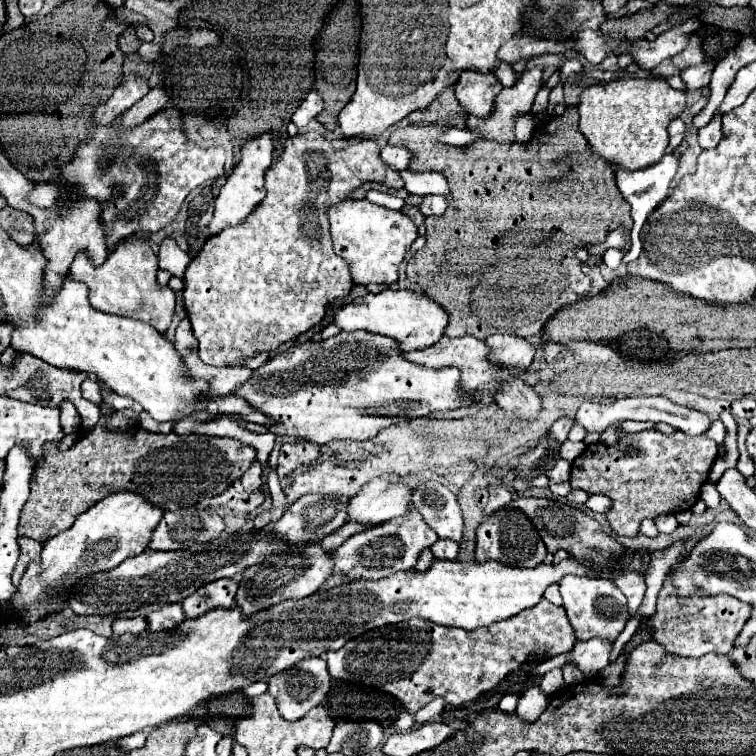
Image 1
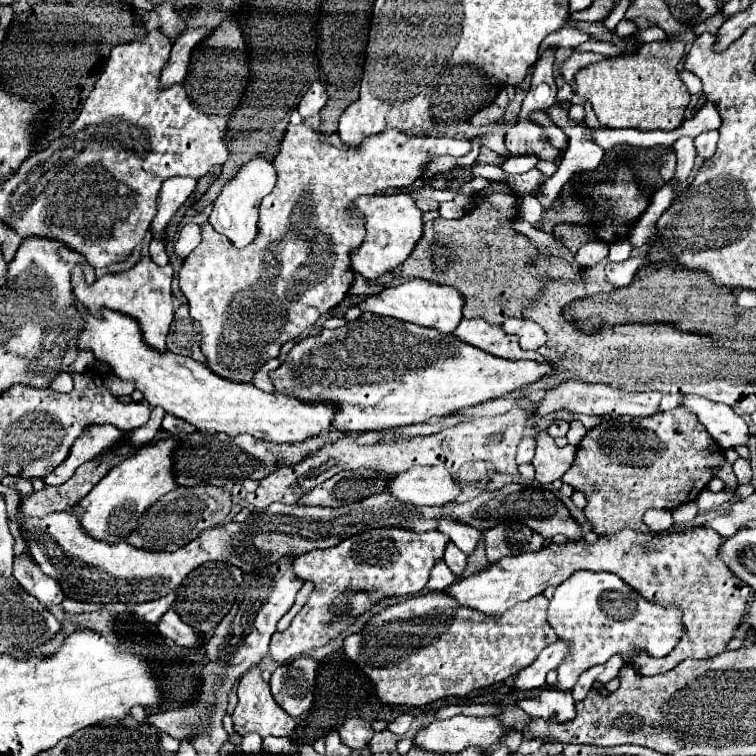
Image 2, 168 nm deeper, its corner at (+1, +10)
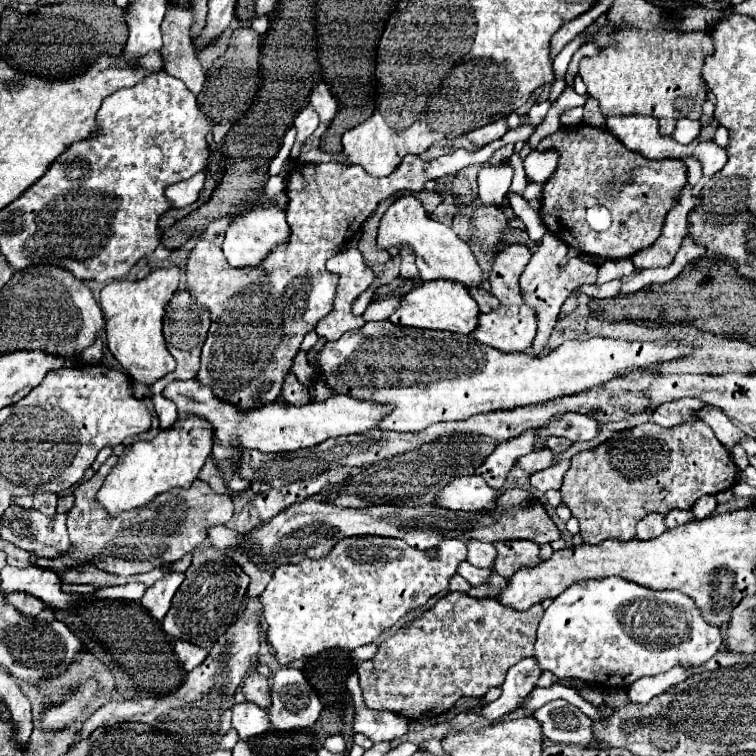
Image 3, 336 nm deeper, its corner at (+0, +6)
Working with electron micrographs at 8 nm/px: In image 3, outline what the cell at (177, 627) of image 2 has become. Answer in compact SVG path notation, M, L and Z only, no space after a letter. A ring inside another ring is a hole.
M180 638L176 640L174 650L176 650L176 654L178 654L184 670L188 670L188 672L192 668L196 668L198 664L202 664L204 658L208 656L208 650L206 648L200 648L200 646L196 646L196 644L188 642L188 640L180 640Z

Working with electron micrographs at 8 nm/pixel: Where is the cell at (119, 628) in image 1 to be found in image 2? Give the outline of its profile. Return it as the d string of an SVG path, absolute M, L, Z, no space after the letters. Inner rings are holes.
M169 592L167 596L161 596L157 600L151 600L151 602L145 602L145 604L135 604L133 612L143 622L157 624L161 620L161 616L173 606L173 602L175 602L175 592Z

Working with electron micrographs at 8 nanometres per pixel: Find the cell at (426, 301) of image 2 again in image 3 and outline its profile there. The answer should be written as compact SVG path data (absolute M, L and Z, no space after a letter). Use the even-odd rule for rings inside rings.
M430 280L422 282L414 290L410 290L390 314L390 322L414 328L430 328L430 330L448 330L456 334L470 334L476 328L476 316L480 314L478 304L468 294L468 288L460 282L450 280Z

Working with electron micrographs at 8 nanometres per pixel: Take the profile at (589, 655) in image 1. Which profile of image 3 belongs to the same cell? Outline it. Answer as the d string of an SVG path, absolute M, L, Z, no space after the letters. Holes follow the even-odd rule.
M524 658L514 664L506 674L506 682L502 684L502 696L482 710L484 718L494 722L506 712L516 710L524 702L524 698L530 696L530 692L536 688L540 674L542 670L534 658Z

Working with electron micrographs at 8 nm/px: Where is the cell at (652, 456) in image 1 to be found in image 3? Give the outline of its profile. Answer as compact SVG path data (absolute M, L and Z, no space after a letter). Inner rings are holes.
M702 420L682 422L674 428L662 428L658 424L646 422L630 430L616 432L604 444L578 452L572 458L572 466L562 482L562 502L568 504L572 514L580 522L580 534L586 544L600 544L608 538L632 540L636 538L636 524L650 512L668 514L674 508L690 510L694 502L704 494L718 494L736 484L738 468L732 462L728 448L724 448L712 428Z

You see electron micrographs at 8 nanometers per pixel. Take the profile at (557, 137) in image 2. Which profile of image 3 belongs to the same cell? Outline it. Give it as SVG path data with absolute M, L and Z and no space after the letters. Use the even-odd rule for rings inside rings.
M592 126L568 132L564 128L546 136L546 148L560 152L560 162L542 192L542 220L548 230L556 232L568 246L602 258L628 258L634 252L648 248L658 236L676 194L686 184L686 164L682 160L648 160L620 144L610 132Z

